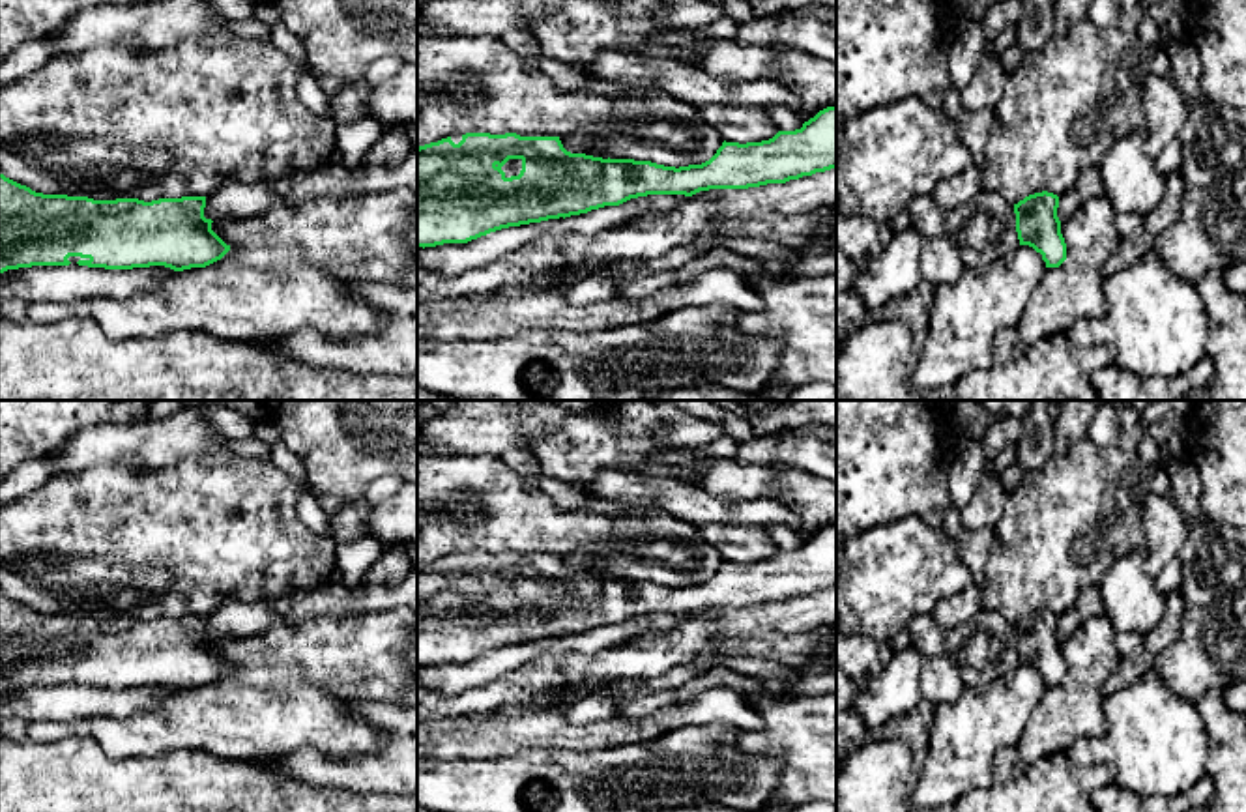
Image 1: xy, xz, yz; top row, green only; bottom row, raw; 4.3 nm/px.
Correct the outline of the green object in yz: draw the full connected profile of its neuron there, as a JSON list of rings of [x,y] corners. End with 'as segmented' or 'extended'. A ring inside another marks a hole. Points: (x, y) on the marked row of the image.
[[[1035,193],[1014,204],[1020,245],[1042,254],[1046,268],[1059,268],[1066,260],[1066,243],[1057,217],[1059,196]]] | as segmented

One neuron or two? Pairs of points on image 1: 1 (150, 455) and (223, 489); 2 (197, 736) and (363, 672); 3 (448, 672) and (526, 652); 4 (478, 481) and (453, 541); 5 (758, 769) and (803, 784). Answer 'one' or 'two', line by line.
1: two
2: one
3: one
4: one
5: two

